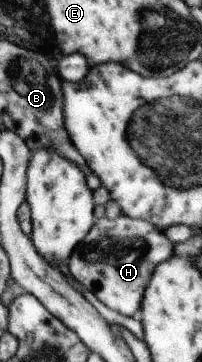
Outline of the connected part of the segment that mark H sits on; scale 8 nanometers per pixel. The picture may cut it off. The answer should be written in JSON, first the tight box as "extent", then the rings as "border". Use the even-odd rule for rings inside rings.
{"extent":[66,213,174,317],"border":[[[122,213],[114,220],[105,216],[96,220],[96,226],[91,228],[66,263],[71,276],[100,302],[132,317],[142,307],[155,268],[174,255],[174,245],[166,238],[163,229],[156,228],[147,220],[133,219]]]}

